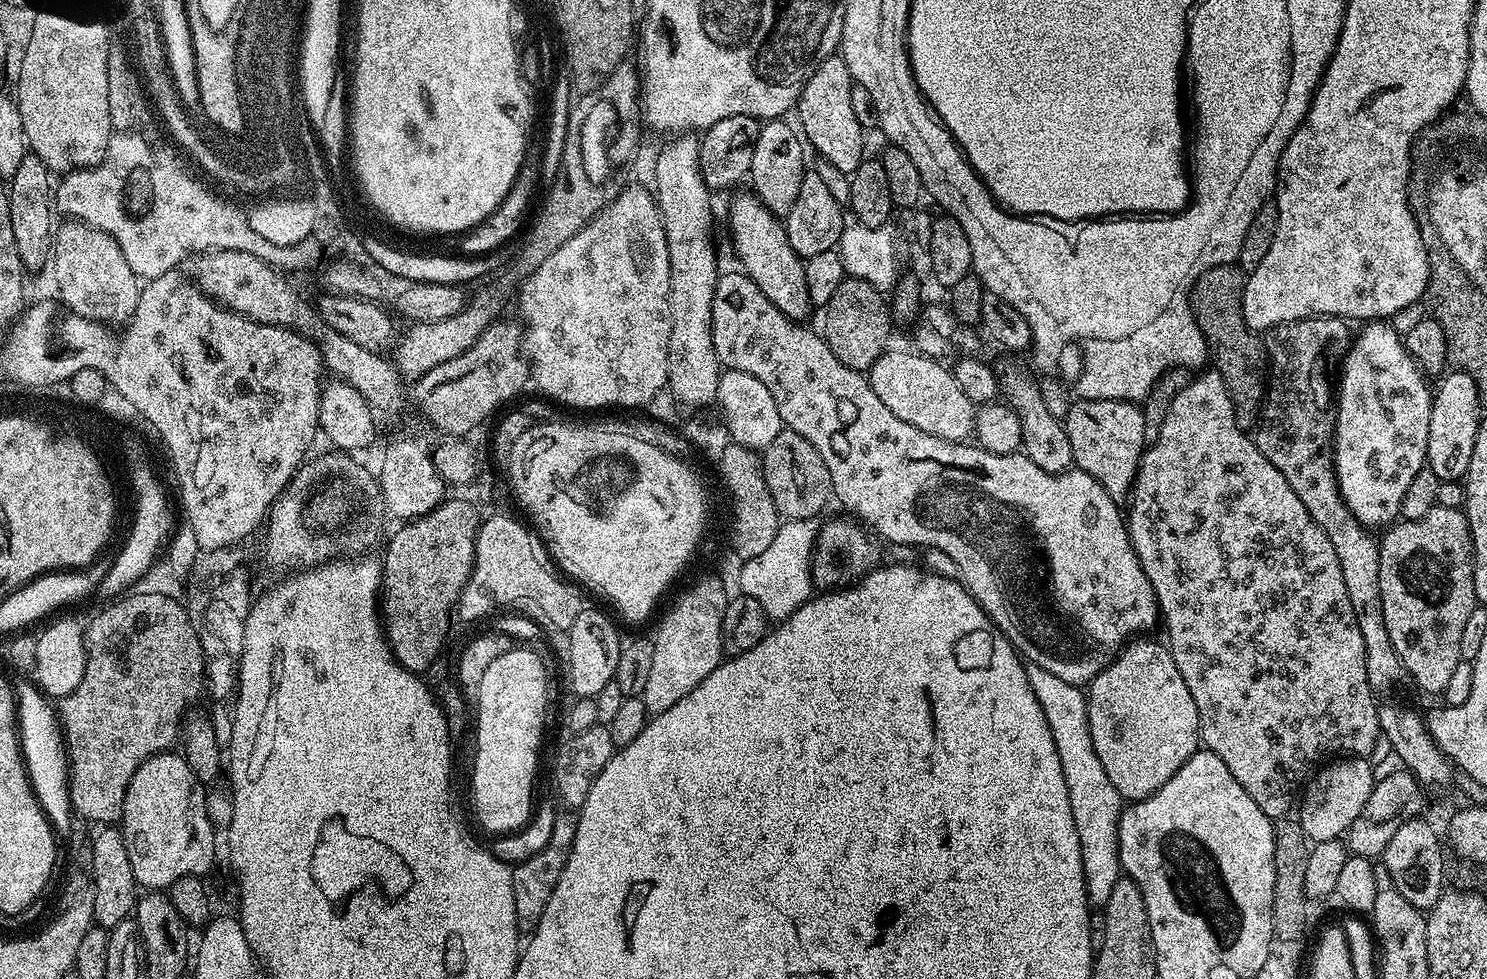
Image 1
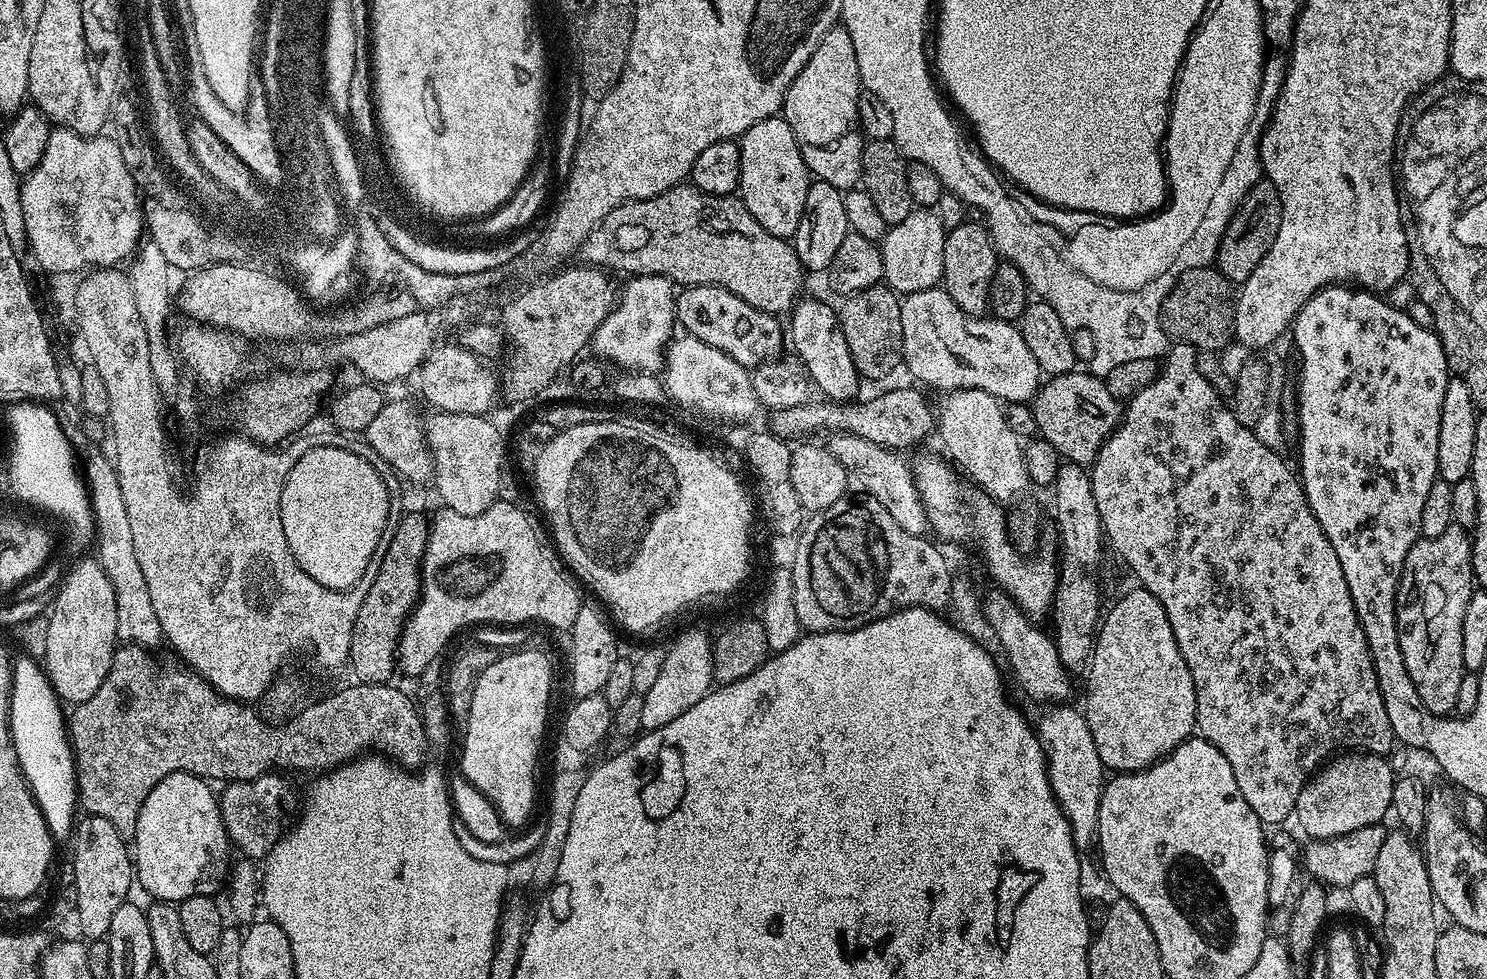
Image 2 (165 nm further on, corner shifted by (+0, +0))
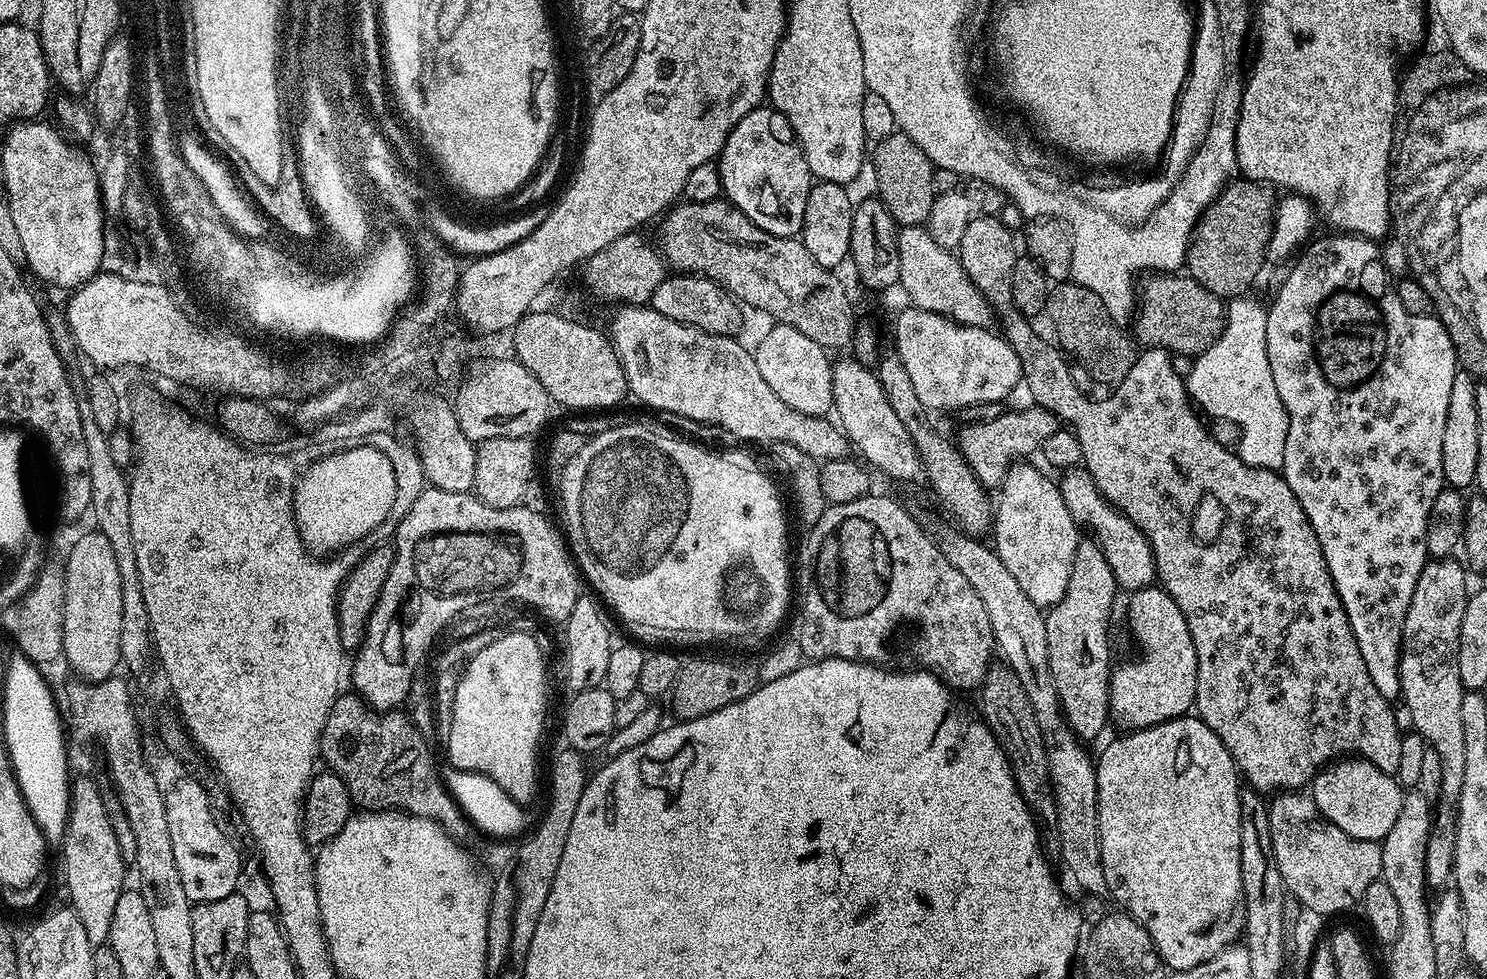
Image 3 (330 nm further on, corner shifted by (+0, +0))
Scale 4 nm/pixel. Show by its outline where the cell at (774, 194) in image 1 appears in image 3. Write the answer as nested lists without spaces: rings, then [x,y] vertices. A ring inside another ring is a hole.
[[[761,106],[754,109],[746,118],[730,130],[724,143],[724,149],[718,157],[720,170],[720,187],[728,203],[734,205],[754,226],[766,230],[775,236],[799,237],[804,230],[804,215],[806,214],[806,198],[810,198],[810,190],[814,183],[812,171],[806,166],[806,158],[802,154],[800,144],[796,141],[790,122],[782,113],[771,106]]]

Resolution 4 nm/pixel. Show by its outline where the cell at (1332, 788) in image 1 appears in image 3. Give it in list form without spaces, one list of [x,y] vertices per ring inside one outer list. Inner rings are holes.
[[[1340,758],[1316,773],[1310,781],[1310,800],[1323,819],[1329,820],[1350,838],[1383,842],[1390,834],[1398,810],[1402,810],[1405,789],[1396,776],[1387,776],[1369,760]]]

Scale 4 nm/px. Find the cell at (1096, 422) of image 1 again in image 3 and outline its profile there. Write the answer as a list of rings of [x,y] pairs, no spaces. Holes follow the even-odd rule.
[[[1007,410],[1000,418],[985,424],[964,424],[960,429],[958,445],[970,470],[977,476],[978,482],[985,489],[999,486],[1013,464],[1021,459],[1020,436],[1033,436],[1036,442],[1051,436],[1054,431],[1054,420],[1043,410],[1015,411]]]

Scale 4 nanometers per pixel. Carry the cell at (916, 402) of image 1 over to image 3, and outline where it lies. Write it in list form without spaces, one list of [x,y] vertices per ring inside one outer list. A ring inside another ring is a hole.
[[[1024,463],[1013,464],[1004,476],[1003,484],[999,485],[1000,501],[996,500],[994,504],[994,547],[1006,570],[1010,570],[1018,586],[1022,586],[1026,598],[1042,610],[1047,610],[1066,594],[1066,582],[1070,582],[1070,570],[1074,566],[1074,550],[1081,542],[1082,532],[1074,518],[1070,518],[1066,502],[1062,502],[1059,483],[1053,477],[1051,480],[1046,473],[1039,472],[1034,465]]]

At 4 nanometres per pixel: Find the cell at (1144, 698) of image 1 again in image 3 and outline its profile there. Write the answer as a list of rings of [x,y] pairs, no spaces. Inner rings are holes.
[[[1159,586],[1139,588],[1127,599],[1128,628],[1140,647],[1140,657],[1125,664],[1117,663],[1108,677],[1108,715],[1111,723],[1117,724],[1120,730],[1135,730],[1189,715],[1196,702],[1198,654],[1194,654],[1194,638],[1190,638],[1190,626],[1182,610],[1178,610],[1178,602],[1174,602],[1174,598],[1170,598],[1170,594]]]

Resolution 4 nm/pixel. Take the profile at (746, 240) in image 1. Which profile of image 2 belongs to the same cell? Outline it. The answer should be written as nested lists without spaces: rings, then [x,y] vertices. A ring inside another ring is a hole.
[[[797,299],[791,313],[792,332],[790,328],[790,348],[800,355],[806,371],[812,375],[812,380],[825,392],[829,401],[848,402],[851,396],[859,390],[862,377],[856,371],[854,359],[840,329],[837,309],[823,304],[820,300]]]

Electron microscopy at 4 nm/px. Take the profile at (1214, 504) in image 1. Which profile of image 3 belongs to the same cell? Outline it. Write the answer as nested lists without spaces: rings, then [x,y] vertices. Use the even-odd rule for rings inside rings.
[[[973,215],[972,221],[968,223],[966,231],[962,234],[962,242],[958,249],[962,270],[969,276],[970,282],[981,292],[982,298],[992,308],[993,313],[998,314],[998,320],[1004,323],[1002,335],[1018,354],[1020,375],[1027,389],[1030,390],[1033,405],[1053,417],[1059,418],[1061,416],[1062,419],[1069,420],[1068,424],[1081,444],[1083,468],[1090,470],[1090,478],[1094,478],[1100,493],[1118,511],[1126,514],[1126,518],[1130,518],[1130,522],[1134,522],[1134,526],[1138,526],[1138,530],[1142,530],[1144,537],[1150,542],[1152,553],[1156,559],[1156,580],[1159,587],[1168,592],[1170,598],[1174,598],[1174,602],[1178,602],[1178,610],[1182,610],[1182,614],[1190,626],[1190,638],[1194,638],[1194,654],[1198,654],[1195,715],[1199,716],[1203,724],[1210,726],[1210,730],[1214,730],[1214,734],[1218,734],[1222,746],[1226,746],[1226,750],[1231,754],[1232,760],[1236,764],[1237,773],[1256,792],[1279,794],[1285,790],[1303,789],[1303,784],[1305,787],[1312,777],[1325,766],[1333,763],[1337,758],[1344,758],[1351,754],[1353,757],[1369,760],[1387,776],[1396,776],[1398,757],[1402,754],[1402,742],[1400,741],[1402,729],[1396,725],[1396,716],[1392,713],[1393,705],[1386,698],[1382,698],[1382,694],[1378,694],[1374,682],[1370,682],[1370,673],[1366,671],[1366,662],[1362,662],[1362,650],[1358,650],[1354,630],[1350,630],[1350,618],[1346,618],[1346,610],[1338,598],[1338,590],[1334,590],[1334,582],[1330,578],[1330,570],[1326,566],[1326,558],[1322,554],[1318,534],[1314,534],[1314,526],[1310,526],[1310,518],[1306,518],[1306,510],[1302,510],[1298,498],[1294,498],[1294,490],[1290,490],[1290,486],[1279,471],[1271,468],[1252,468],[1249,464],[1243,464],[1233,449],[1223,448],[1214,439],[1209,425],[1207,423],[1204,425],[1196,417],[1197,409],[1190,403],[1185,377],[1181,373],[1180,376],[1176,373],[1176,368],[1172,365],[1173,353],[1168,352],[1165,348],[1145,347],[1144,353],[1133,364],[1131,361],[1127,365],[1120,383],[1109,391],[1112,393],[1105,400],[1094,400],[1095,398],[1091,395],[1085,395],[1082,390],[1078,390],[1065,353],[1055,343],[1049,342],[1047,344],[1032,329],[1033,321],[1029,317],[1023,316],[1014,306],[1012,283],[1014,282],[1014,262],[1017,255],[1016,240],[1012,237],[1011,230],[998,217]]]

